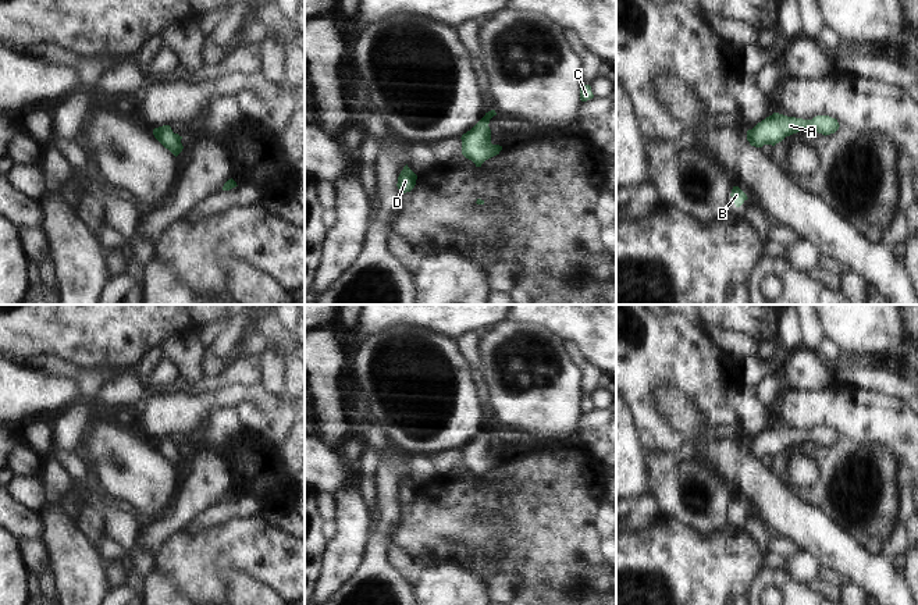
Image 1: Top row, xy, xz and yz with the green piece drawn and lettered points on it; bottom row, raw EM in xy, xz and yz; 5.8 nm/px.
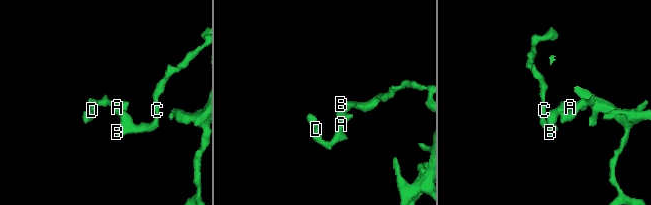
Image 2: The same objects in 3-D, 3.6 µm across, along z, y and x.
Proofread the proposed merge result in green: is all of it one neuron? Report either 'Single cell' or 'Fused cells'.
Single cell

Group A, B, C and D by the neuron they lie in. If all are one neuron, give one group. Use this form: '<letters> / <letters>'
A B C D

